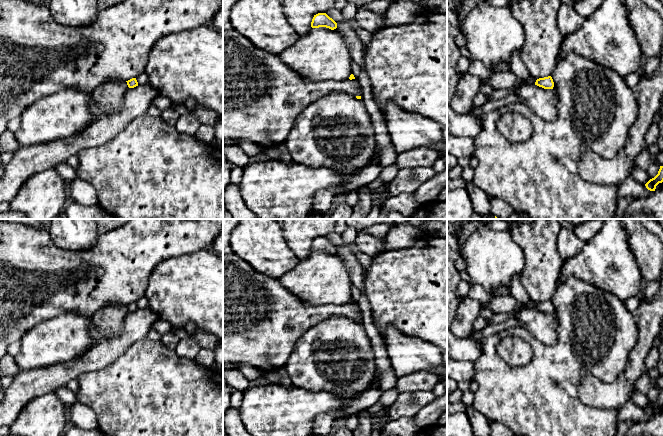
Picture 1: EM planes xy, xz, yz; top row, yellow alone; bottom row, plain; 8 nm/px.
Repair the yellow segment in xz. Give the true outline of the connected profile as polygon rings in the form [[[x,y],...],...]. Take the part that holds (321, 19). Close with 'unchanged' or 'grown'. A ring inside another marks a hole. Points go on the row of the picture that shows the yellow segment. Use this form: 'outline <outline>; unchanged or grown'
outline [[[318,13],[314,15],[312,22],[311,22],[312,28],[319,28],[319,27],[326,27],[331,30],[334,30],[337,28],[337,23],[330,18],[326,13]]]; unchanged

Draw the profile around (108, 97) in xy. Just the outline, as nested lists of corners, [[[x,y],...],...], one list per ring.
[[[107,80],[97,86],[92,91],[91,99],[89,100],[89,112],[93,116],[91,122],[114,113],[119,113],[122,109],[124,93],[128,89],[127,82],[124,80]]]

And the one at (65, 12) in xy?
[[[50,0],[47,6],[52,18],[64,26],[88,26],[99,12],[97,0]]]

